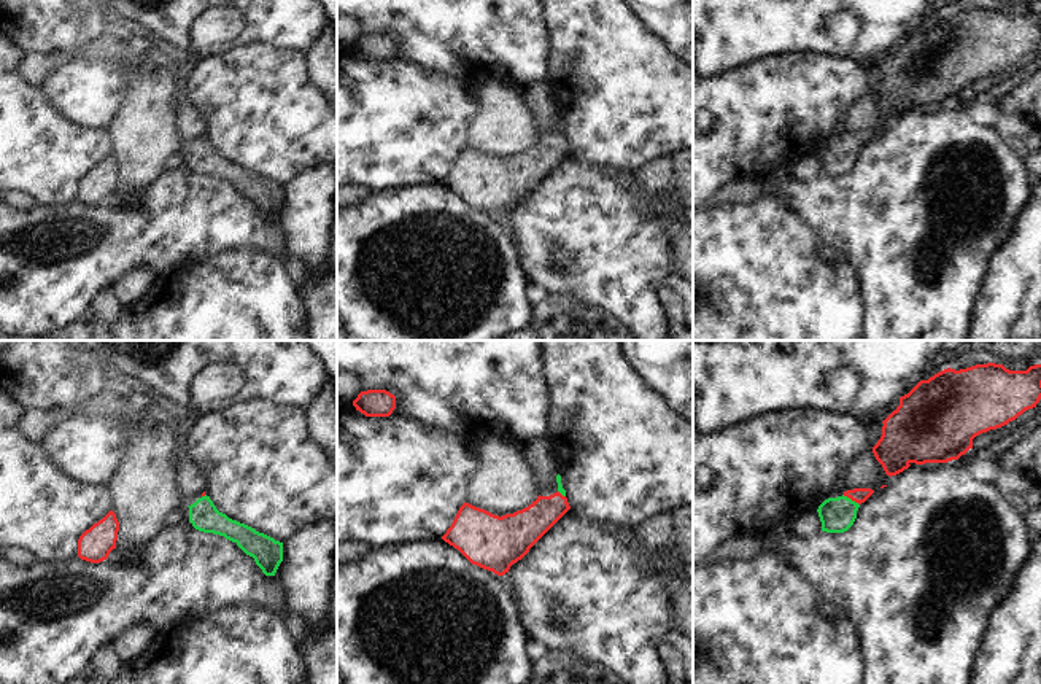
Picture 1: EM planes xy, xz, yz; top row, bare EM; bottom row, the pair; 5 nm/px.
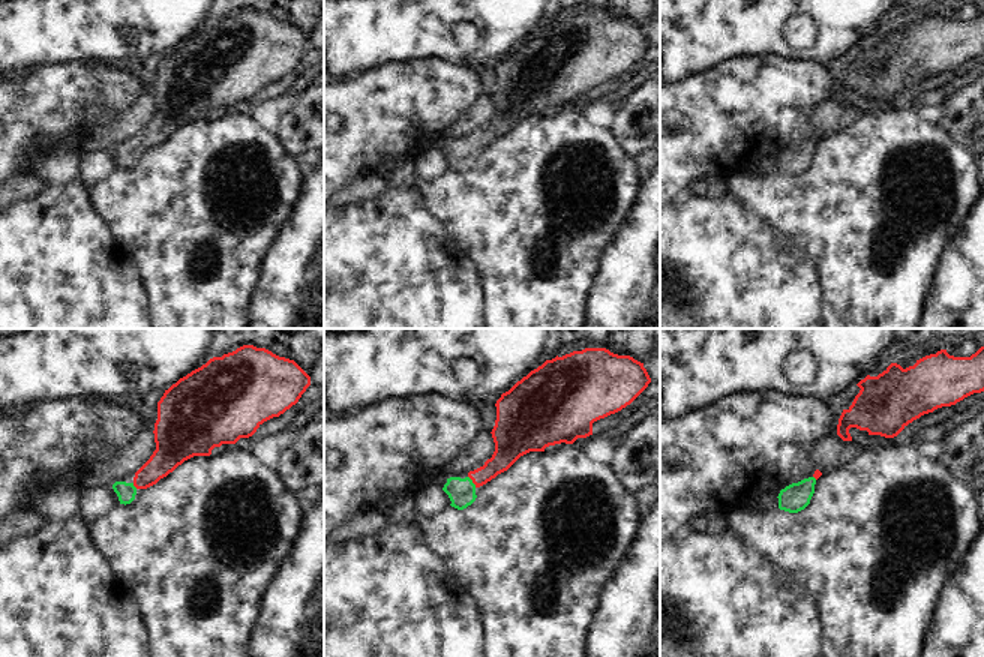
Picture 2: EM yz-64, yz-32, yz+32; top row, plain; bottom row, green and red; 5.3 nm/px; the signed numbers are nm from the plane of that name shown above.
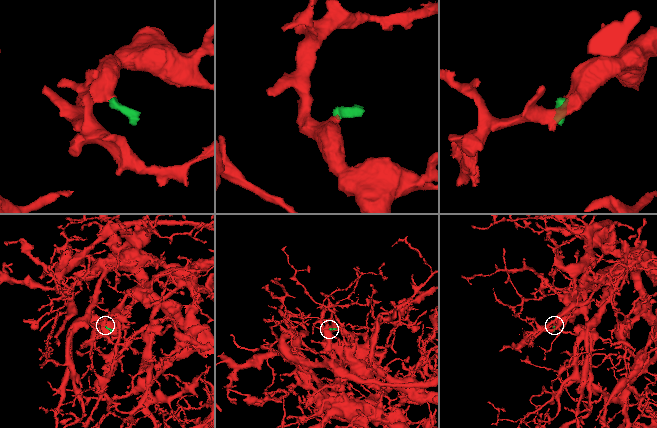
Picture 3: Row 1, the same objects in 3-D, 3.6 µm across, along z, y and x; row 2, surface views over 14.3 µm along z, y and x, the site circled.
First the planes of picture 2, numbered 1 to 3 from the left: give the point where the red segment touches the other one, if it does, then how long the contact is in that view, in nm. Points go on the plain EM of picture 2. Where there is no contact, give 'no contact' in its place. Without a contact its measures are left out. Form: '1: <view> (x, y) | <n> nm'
1: yz-64 (134, 150) | 40 nm
2: yz-32 (471, 146) | 80 nm
3: no contact

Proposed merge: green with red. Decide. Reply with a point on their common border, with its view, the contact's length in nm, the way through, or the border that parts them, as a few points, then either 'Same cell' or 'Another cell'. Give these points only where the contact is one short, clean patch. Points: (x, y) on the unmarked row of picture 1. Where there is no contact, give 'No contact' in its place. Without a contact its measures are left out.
Touches green at yz (849, 142). Shared border 100 nm. Path across: yz (838, 158), (849, 142), (859, 139). Same cell

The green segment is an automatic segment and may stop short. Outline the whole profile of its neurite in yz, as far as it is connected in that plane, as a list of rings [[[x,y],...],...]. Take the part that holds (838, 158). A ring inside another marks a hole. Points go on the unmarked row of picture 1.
[[[853,132],[844,135],[842,140],[825,143],[817,153],[822,165],[822,175],[847,175],[857,162],[860,148],[865,146],[873,137],[874,134],[871,132]]]

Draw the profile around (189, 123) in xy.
[[[183,95],[176,107],[176,127],[186,150],[194,148],[205,135],[207,124],[202,115]]]

